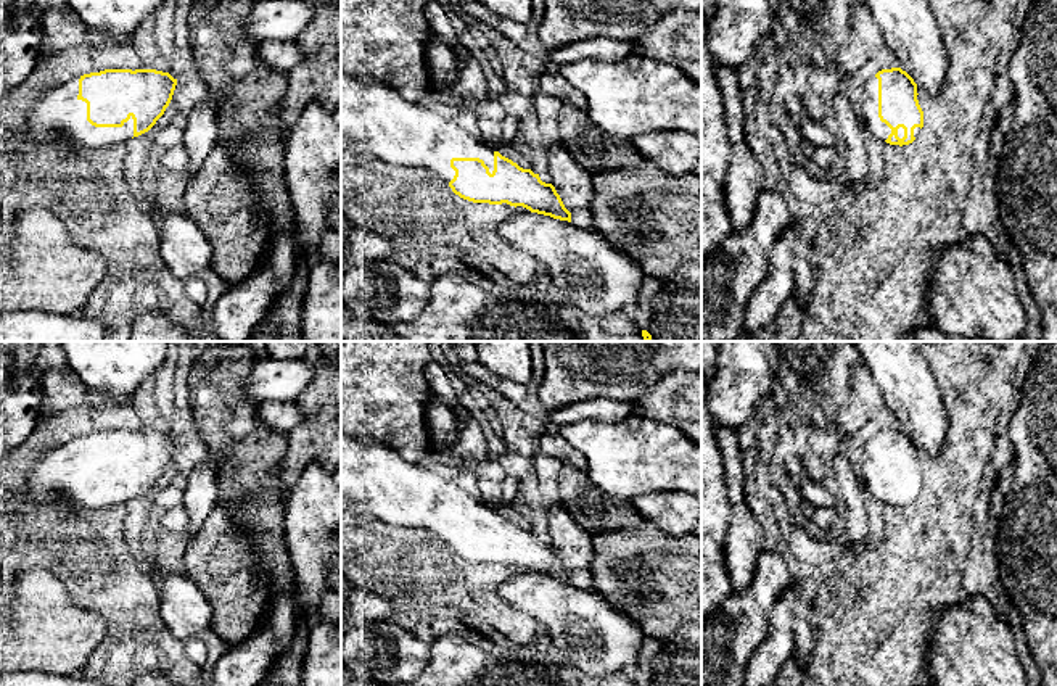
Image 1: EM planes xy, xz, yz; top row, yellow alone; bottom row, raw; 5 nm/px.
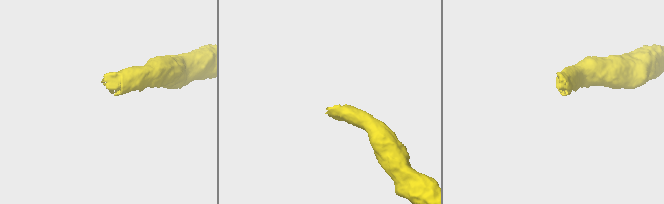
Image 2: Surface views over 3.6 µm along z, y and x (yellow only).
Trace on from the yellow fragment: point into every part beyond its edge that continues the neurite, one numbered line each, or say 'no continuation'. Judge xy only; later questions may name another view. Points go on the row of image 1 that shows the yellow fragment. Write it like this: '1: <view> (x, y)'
1: xy (57, 118)

